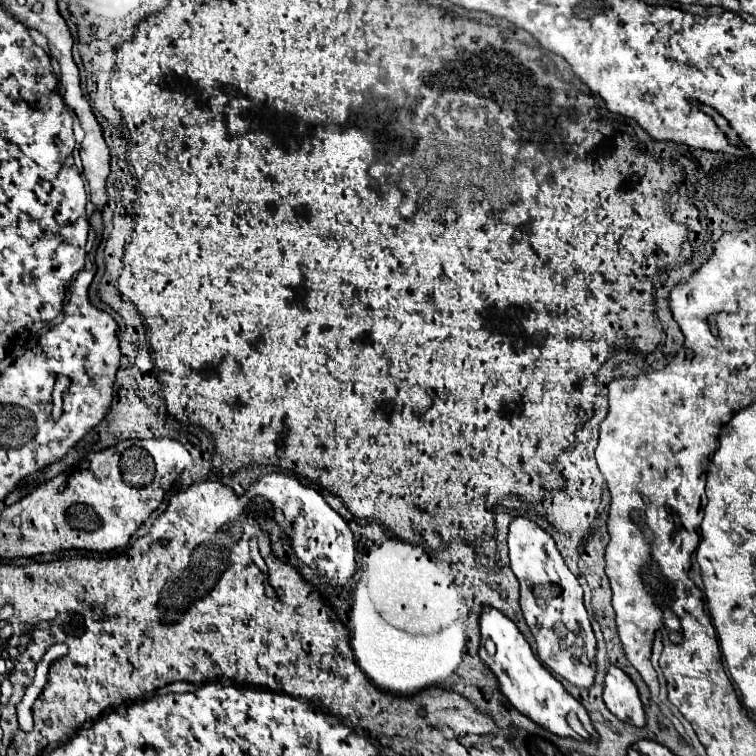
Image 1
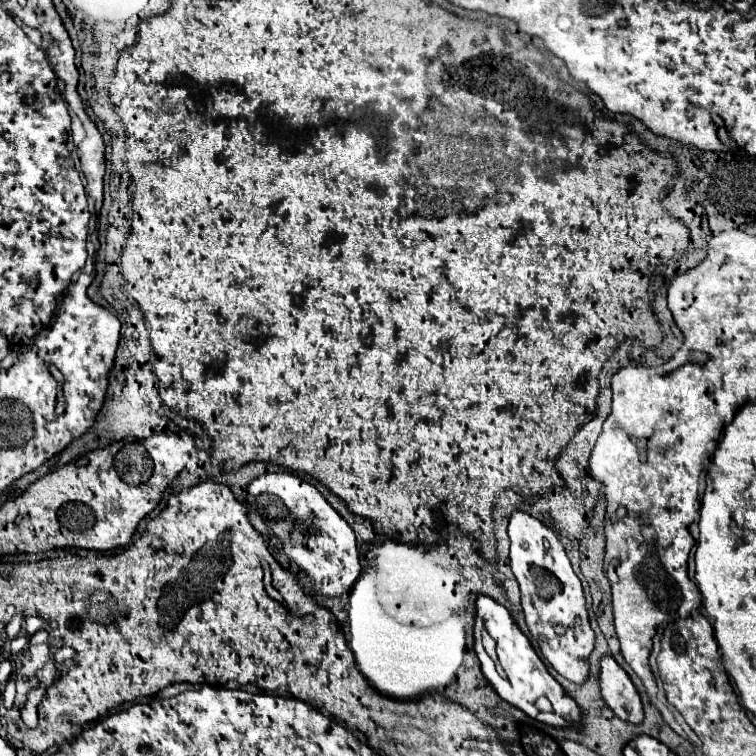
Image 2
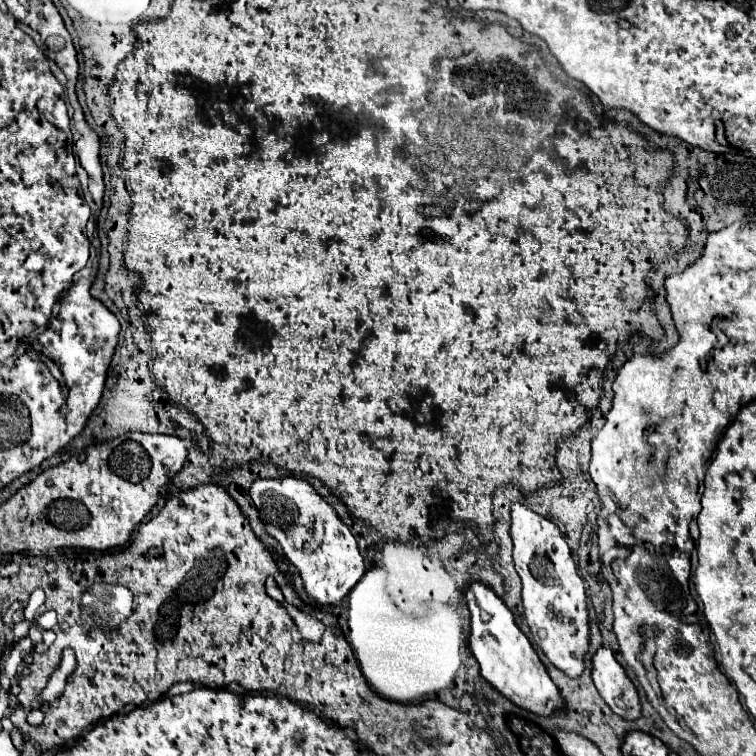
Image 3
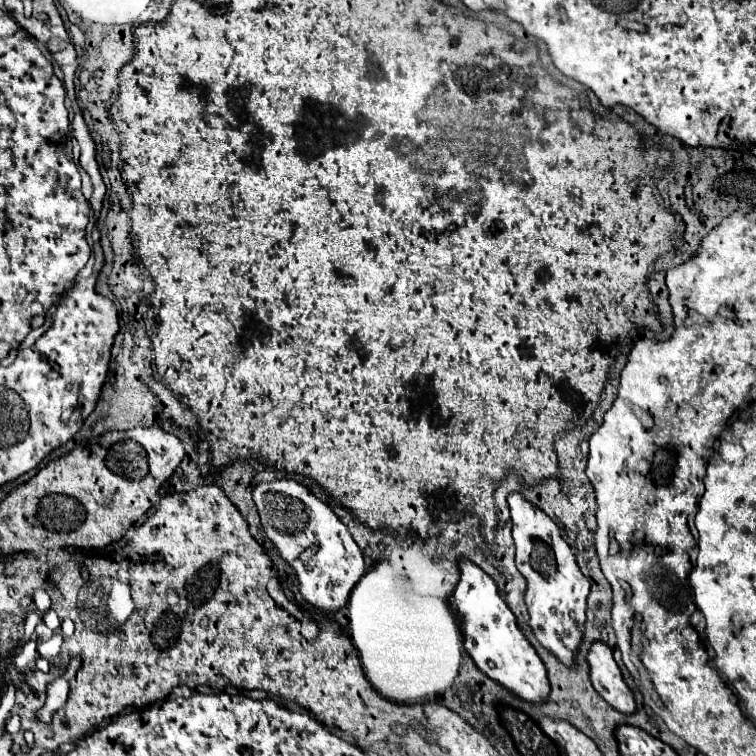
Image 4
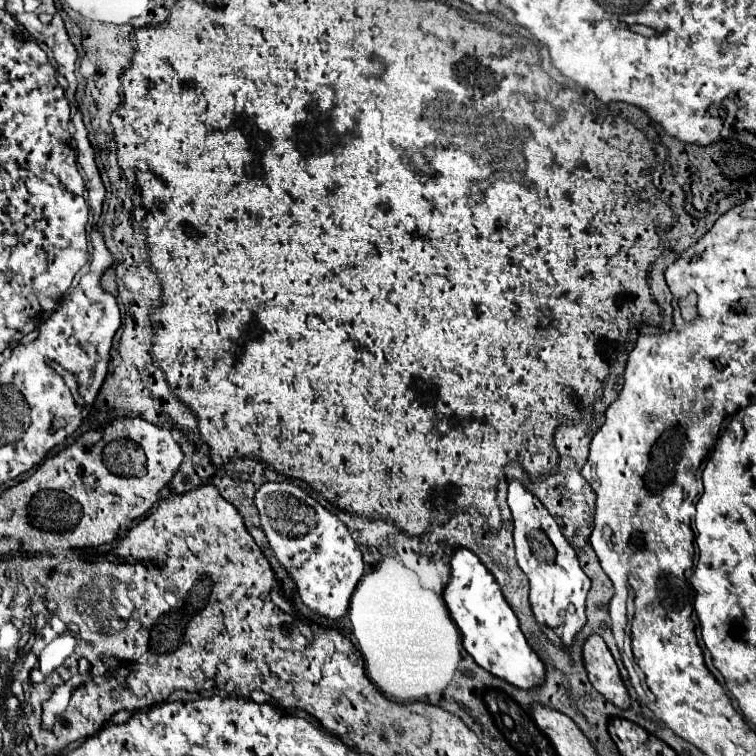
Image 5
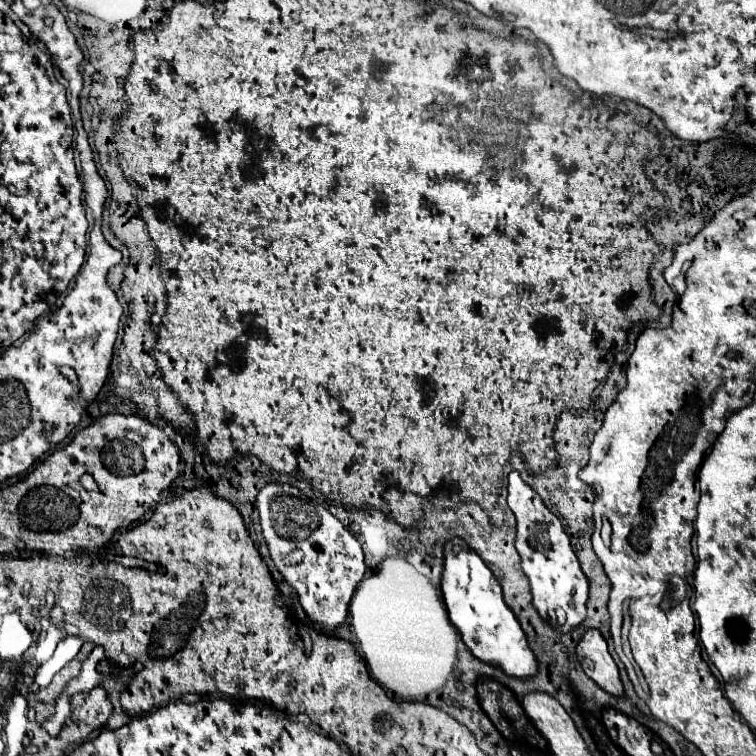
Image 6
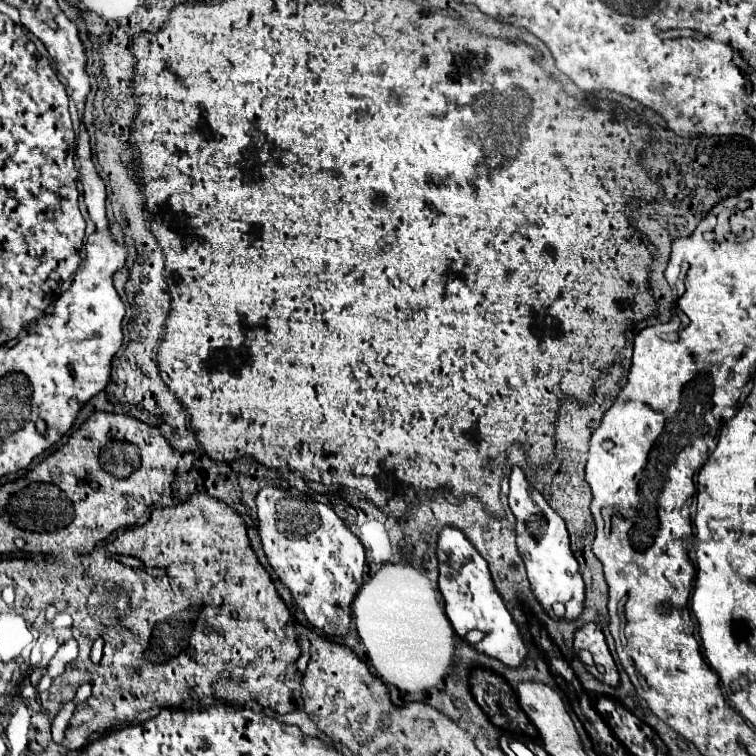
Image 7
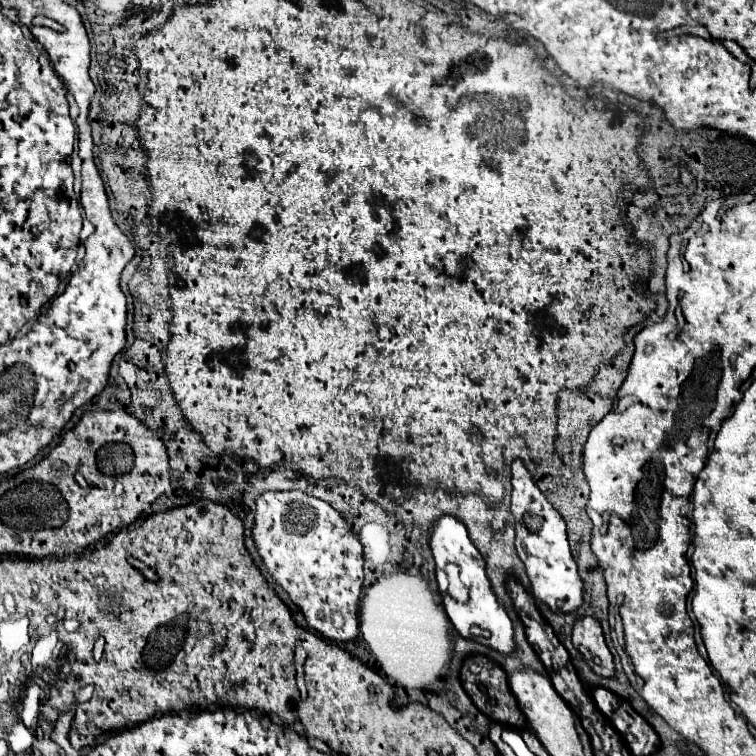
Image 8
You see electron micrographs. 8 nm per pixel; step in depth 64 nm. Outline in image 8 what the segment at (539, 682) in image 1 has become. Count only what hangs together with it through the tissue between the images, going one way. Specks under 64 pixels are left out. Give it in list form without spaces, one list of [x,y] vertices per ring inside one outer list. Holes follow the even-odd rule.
[[[442,514],[440,518],[434,520],[432,530],[430,530],[430,538],[428,538],[428,546],[436,564],[436,580],[438,580],[438,590],[446,608],[446,614],[450,618],[450,622],[454,624],[454,628],[458,630],[460,636],[466,636],[466,632],[470,632],[470,628],[476,624],[482,630],[488,630],[490,636],[482,638],[482,644],[488,644],[490,648],[498,650],[498,652],[512,652],[514,650],[514,638],[512,638],[512,620],[508,616],[508,612],[498,604],[496,594],[490,586],[490,580],[484,572],[484,558],[480,556],[480,552],[476,550],[476,546],[472,544],[472,540],[468,538],[468,530],[466,526],[452,514]],[[446,564],[456,564],[460,568],[460,582],[470,590],[470,600],[466,604],[460,604],[458,600],[454,600],[448,594],[448,576],[446,576]]]

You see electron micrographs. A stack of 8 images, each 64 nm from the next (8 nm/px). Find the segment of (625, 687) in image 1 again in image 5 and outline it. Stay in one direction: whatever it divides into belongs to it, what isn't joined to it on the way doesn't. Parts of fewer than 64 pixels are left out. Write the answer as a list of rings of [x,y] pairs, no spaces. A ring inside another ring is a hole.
[[[592,634],[584,642],[582,658],[584,658],[584,668],[588,672],[592,686],[618,708],[628,708],[630,696],[622,684],[618,666],[614,662],[606,642],[598,634]]]

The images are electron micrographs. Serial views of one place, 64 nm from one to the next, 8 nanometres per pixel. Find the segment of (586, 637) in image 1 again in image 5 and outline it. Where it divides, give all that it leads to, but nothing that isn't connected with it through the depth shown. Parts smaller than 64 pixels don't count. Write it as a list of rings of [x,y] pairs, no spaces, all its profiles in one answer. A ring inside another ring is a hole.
[[[510,480],[508,486],[508,506],[514,518],[514,544],[516,544],[516,560],[520,570],[530,580],[530,604],[534,616],[542,628],[556,630],[560,626],[560,614],[564,612],[566,622],[560,636],[550,636],[554,644],[570,646],[580,628],[586,624],[584,602],[590,590],[590,580],[578,564],[574,548],[564,538],[558,522],[550,516],[544,504],[528,492],[520,480]]]

